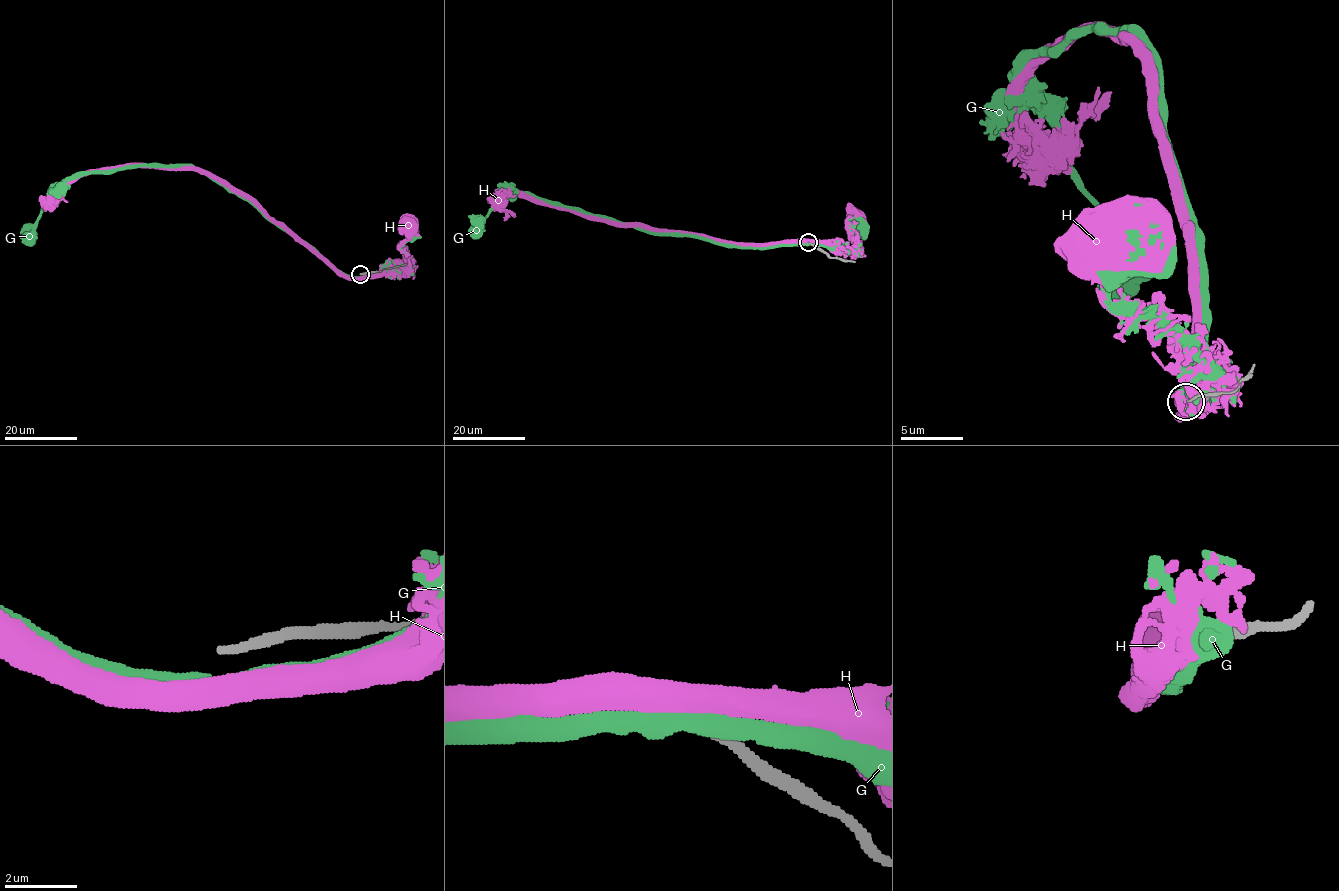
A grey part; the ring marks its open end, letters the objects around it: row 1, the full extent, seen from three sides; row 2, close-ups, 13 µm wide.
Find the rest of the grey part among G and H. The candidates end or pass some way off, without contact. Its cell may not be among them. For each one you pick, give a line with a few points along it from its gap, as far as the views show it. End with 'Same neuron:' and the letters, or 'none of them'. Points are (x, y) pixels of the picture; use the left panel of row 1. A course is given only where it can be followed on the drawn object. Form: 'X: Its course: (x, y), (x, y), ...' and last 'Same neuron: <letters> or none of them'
Same neuron: none of them

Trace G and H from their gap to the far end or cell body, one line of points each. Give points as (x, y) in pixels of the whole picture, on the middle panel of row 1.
G: (808, 242), (855, 250), (857, 241), (850, 232), (848, 221), (855, 220), (861, 228)
H: (809, 242), (853, 246), (855, 238), (848, 231), (847, 220), (856, 214)

